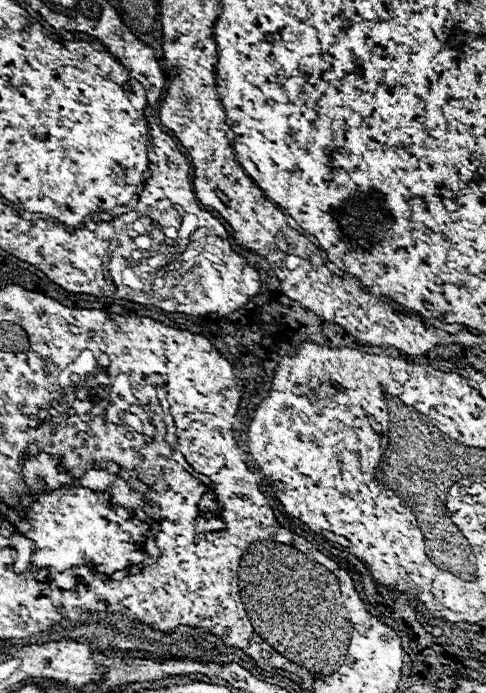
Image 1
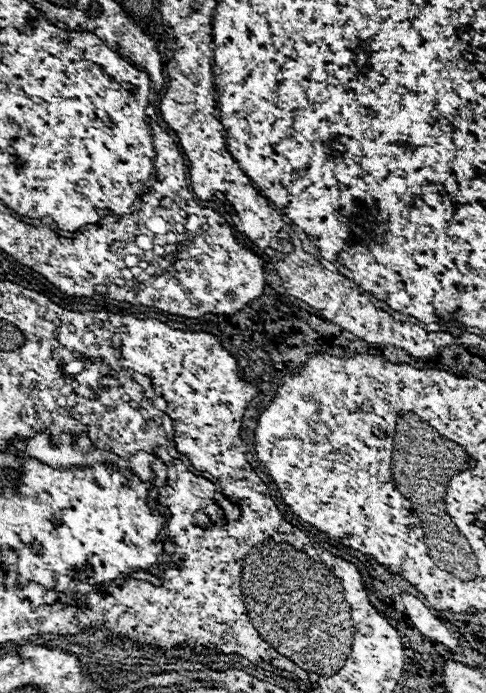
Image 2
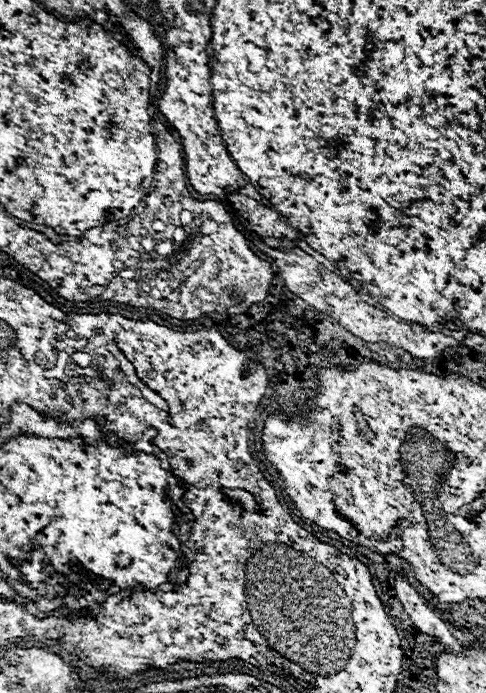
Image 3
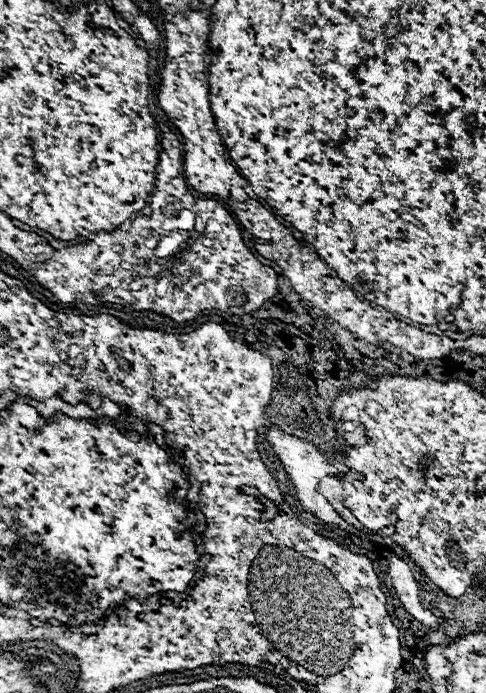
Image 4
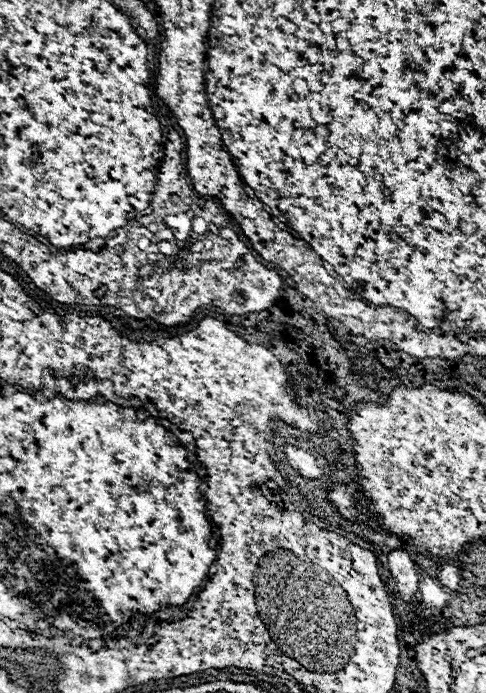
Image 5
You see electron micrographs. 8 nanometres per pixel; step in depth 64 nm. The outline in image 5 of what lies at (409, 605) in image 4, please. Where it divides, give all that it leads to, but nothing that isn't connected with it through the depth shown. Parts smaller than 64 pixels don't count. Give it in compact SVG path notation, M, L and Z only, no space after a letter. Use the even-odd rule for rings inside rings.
M394 550L388 554L388 568L390 568L390 574L396 582L400 598L406 604L410 604L414 594L418 592L416 564L410 560L410 556L404 550Z

